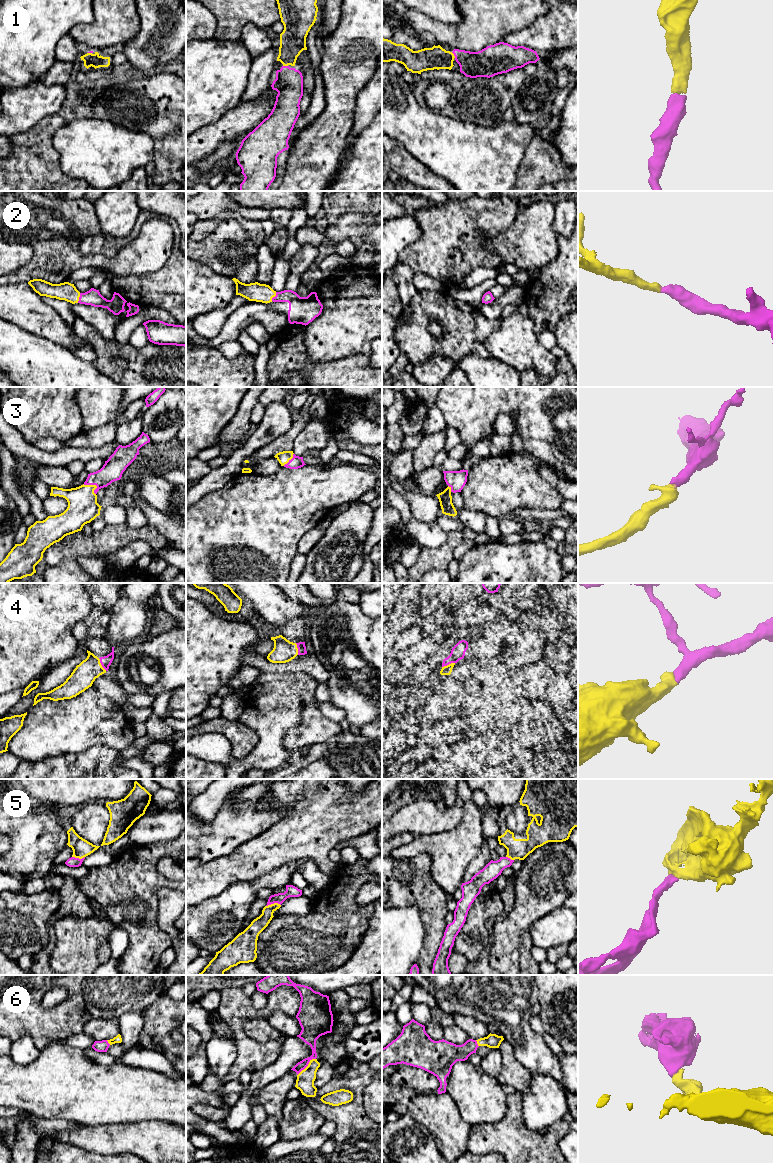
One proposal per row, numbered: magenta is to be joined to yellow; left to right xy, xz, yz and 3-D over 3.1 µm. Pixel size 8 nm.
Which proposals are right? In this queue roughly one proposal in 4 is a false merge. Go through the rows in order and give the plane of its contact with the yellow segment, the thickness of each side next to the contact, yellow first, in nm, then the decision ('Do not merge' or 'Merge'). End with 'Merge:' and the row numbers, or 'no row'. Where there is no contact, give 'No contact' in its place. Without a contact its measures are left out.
1: Touches yellow in yz. Thickness 180 nm (yellow) against 220 nm. Merge
2: Touches yellow in xy. Thickness 150 nm (yellow) against 130 nm. Merge
3: Touches yellow in xy. Thickness 240 nm (yellow) against 170 nm. Merge
4: Touches yellow in xy. Thickness 190 nm (yellow) against 90 nm. Merge
5: Touches yellow in xz. Thickness 110 nm (yellow) against 100 nm. Merge
6: Touches yellow in xz. Thickness 140 nm (yellow) against 140 nm. Merge
Merge: 1, 2, 3, 4, 5, 6

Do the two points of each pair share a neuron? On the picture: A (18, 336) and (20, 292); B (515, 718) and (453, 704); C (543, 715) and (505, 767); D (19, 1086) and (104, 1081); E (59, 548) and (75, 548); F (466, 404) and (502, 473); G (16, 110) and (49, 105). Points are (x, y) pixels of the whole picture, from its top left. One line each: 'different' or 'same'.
A: different
B: same
C: different
D: same
E: same
F: different
G: same

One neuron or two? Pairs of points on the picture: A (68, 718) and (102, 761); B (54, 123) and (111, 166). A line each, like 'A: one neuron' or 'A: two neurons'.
A: two neurons
B: two neurons

